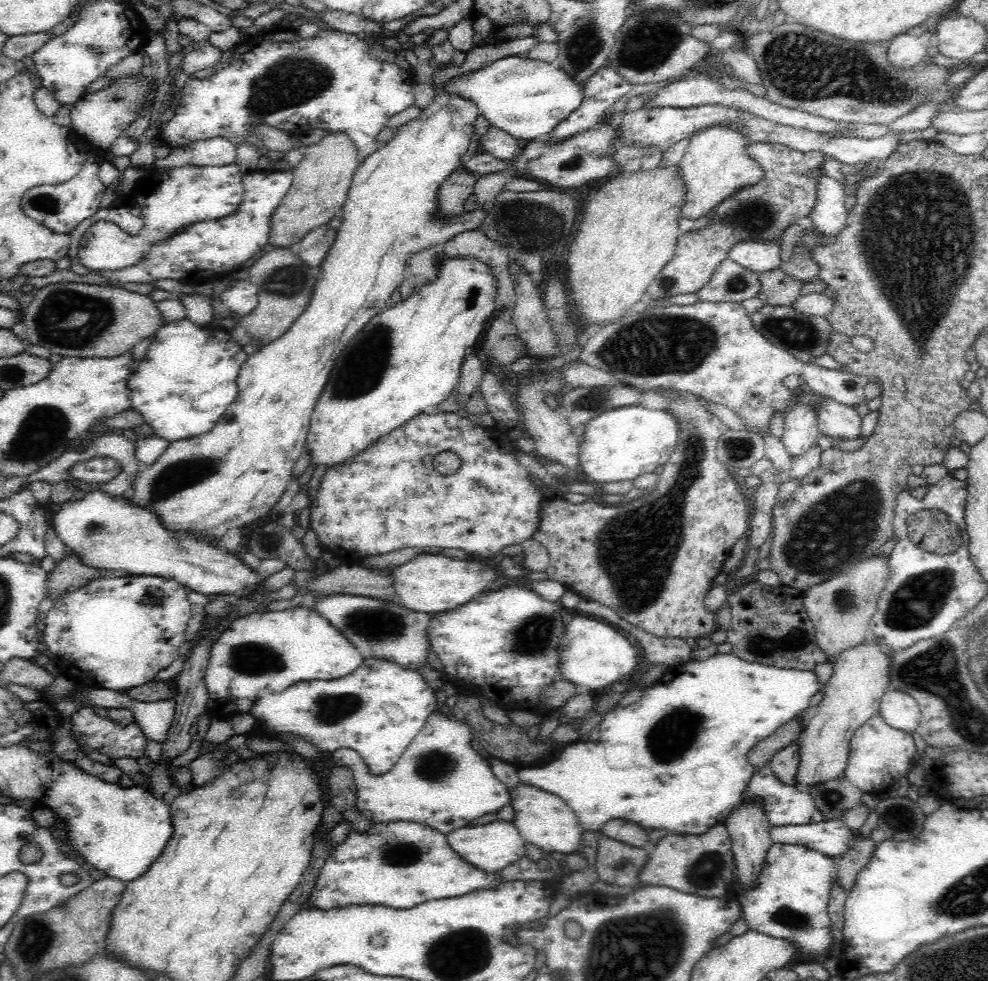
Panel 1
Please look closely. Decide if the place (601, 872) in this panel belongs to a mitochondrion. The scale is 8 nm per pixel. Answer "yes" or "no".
no

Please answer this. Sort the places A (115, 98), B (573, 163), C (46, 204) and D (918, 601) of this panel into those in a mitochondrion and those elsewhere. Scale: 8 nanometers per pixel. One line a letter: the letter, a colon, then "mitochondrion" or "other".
A: mitochondrion
B: mitochondrion
C: mitochondrion
D: mitochondrion

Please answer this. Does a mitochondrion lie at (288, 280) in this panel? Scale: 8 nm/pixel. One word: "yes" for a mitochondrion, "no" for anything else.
yes

